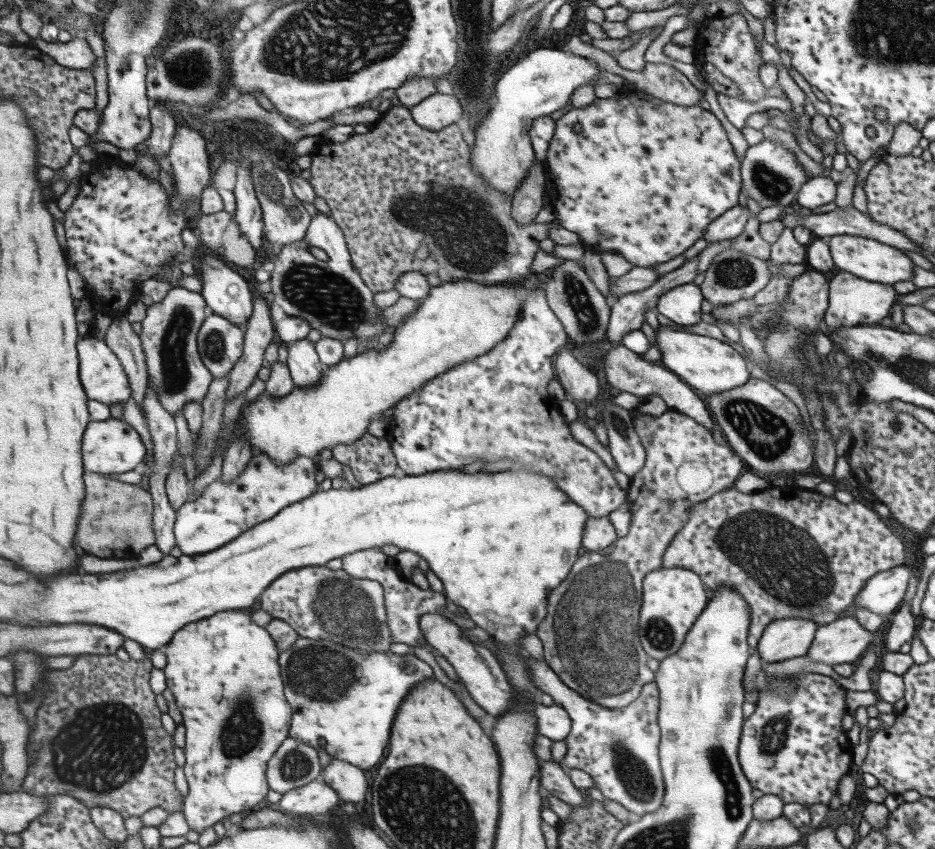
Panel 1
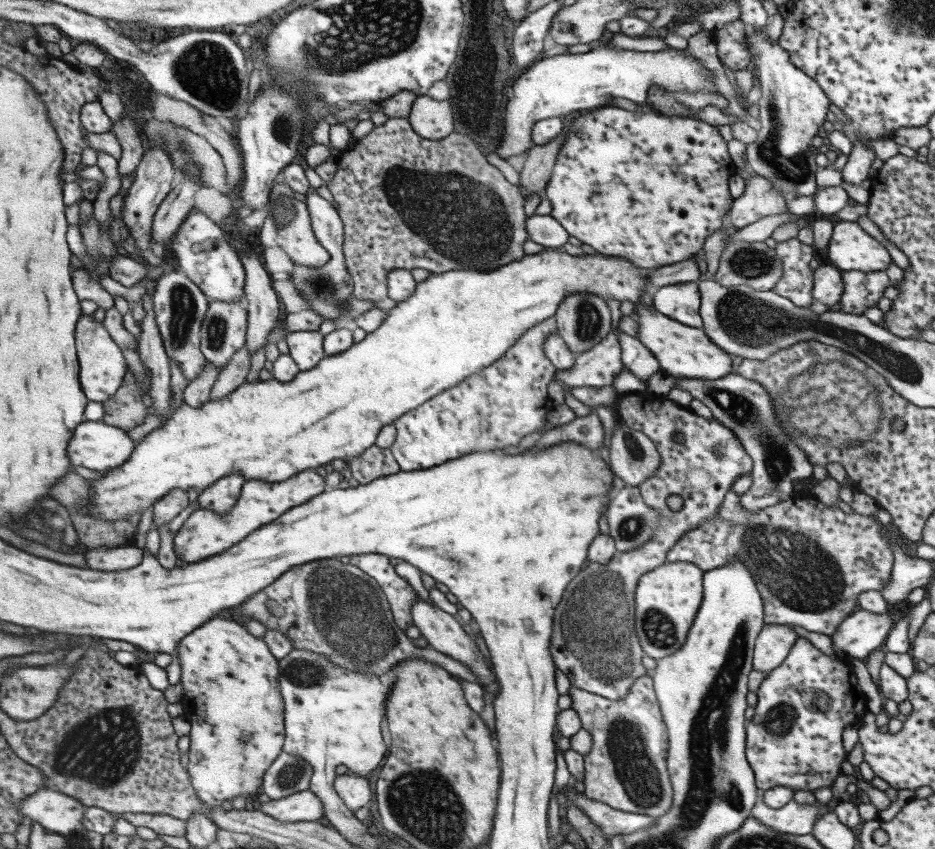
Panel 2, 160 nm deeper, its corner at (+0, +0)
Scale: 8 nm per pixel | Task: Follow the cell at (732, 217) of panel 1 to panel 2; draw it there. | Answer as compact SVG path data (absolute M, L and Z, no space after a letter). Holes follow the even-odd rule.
M748 170L749 177L744 181L743 193L732 199L723 224L725 227L734 226L737 229L757 222L764 216L785 214L787 206L785 197L776 191L766 178Z

